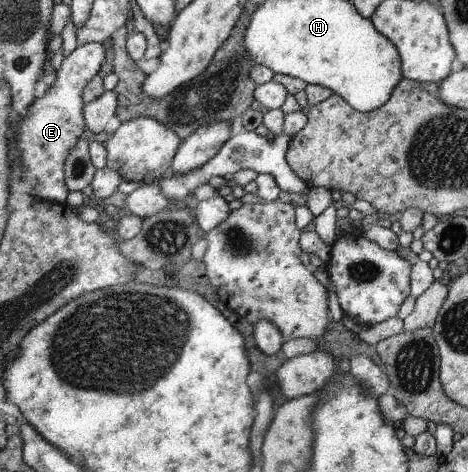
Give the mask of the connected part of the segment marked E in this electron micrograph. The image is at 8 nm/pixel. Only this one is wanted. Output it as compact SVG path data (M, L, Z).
M84 43L72 54L64 57L60 70L56 71L58 80L50 84L44 80L40 84L40 97L23 119L22 126L16 124L16 159L22 160L26 170L22 176L25 183L32 185L30 194L36 199L46 199L57 203L66 202L69 194L64 180L64 161L76 141L84 136L84 101L86 86L98 73L106 58L106 49L102 43Z

